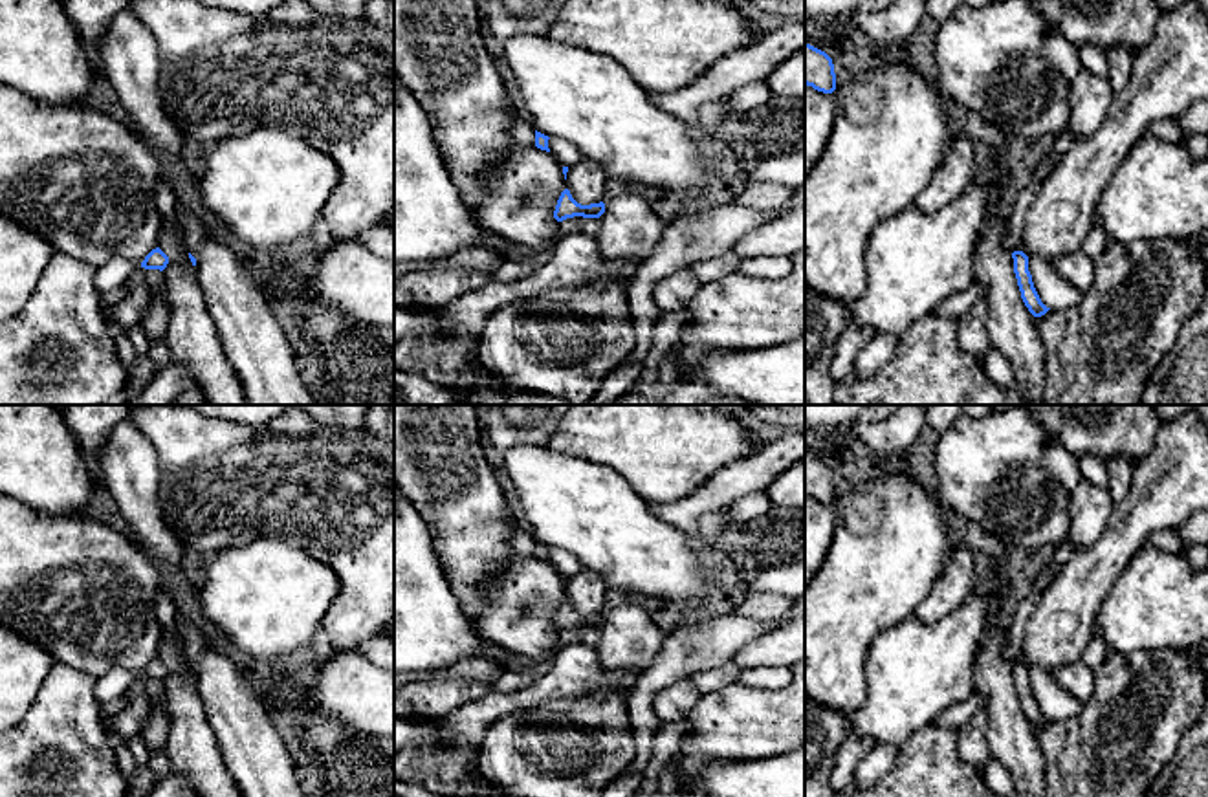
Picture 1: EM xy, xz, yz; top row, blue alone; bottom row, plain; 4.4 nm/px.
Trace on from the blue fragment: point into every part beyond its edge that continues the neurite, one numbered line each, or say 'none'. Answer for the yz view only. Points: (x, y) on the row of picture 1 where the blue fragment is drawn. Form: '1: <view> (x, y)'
none

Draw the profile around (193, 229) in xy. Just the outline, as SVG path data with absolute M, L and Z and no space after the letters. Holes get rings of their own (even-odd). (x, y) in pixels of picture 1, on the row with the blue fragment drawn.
M178 203L176 213L181 216L185 247L192 257L196 257L202 249L205 231L202 224L181 203Z

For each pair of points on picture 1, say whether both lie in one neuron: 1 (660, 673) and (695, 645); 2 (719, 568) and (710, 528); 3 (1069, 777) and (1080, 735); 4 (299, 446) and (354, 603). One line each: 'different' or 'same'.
1: same
2: same
3: same
4: same

